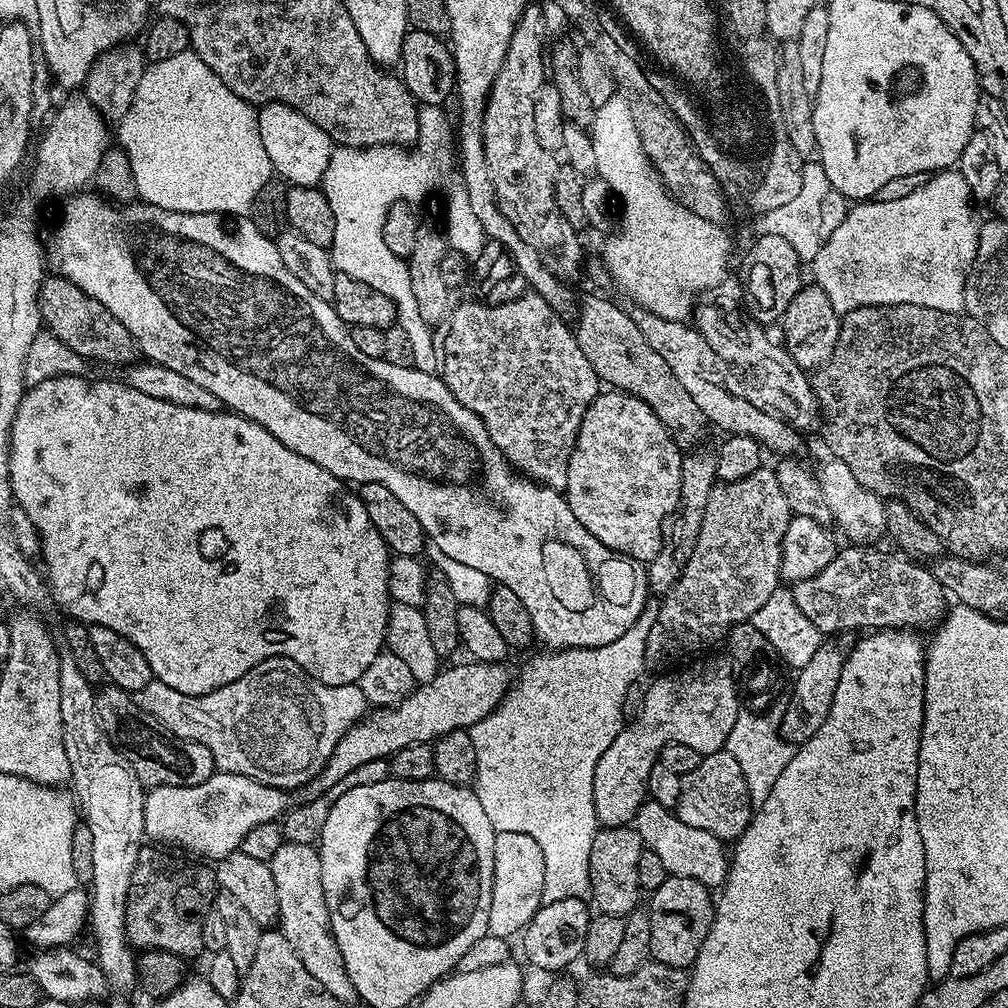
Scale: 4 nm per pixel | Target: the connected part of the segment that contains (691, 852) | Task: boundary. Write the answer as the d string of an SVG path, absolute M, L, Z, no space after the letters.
M651 798L636 811L634 827L642 838L645 849L658 854L662 866L666 866L669 876L678 878L694 878L694 882L702 882L710 890L716 890L728 879L729 853L724 853L725 841L719 840L710 830L698 830L694 826L686 826L676 816L675 811L663 808Z

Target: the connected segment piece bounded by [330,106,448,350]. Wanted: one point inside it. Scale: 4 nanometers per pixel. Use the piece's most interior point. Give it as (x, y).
(365, 181)

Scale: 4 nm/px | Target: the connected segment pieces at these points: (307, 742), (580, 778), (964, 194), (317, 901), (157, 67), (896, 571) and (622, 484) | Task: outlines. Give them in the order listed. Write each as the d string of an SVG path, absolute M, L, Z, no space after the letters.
M285 656L263 660L258 666L242 674L242 678L210 694L178 694L178 690L166 686L166 682L154 678L149 684L142 686L142 690L131 693L131 697L147 716L156 720L168 732L183 740L193 740L206 746L219 771L242 774L266 786L285 790L299 790L311 784L326 766L330 754L334 754L334 746L338 746L338 742L356 721L364 719L370 708L359 683L326 686Z
M645 614L637 618L634 626L622 634L622 638L614 638L606 646L597 648L561 648L559 650L545 651L545 656L536 656L524 668L520 677L515 677L514 683L509 687L508 695L501 700L500 705L493 712L486 714L486 718L479 720L473 728L467 729L467 734L474 746L476 759L476 778L474 791L478 802L482 802L482 810L486 810L486 818L490 818L490 826L497 832L513 832L526 834L538 842L538 850L542 850L542 862L546 866L546 878L542 878L542 904L562 902L566 898L584 900L590 893L590 846L594 846L594 838L598 831L598 821L594 810L594 766L598 766L598 758L606 754L610 742L618 738L620 729L626 723L624 716L624 699L632 688L632 683L646 672L644 659L646 658L646 638L654 626L655 615Z
M941 170L931 177L918 190L914 190L912 194L906 198L895 199L894 202L868 200L853 205L845 216L844 221L838 225L836 230L830 232L825 240L821 243L819 252L810 263L810 269L814 276L813 281L819 285L820 289L830 298L831 305L834 306L836 312L841 314L850 310L871 307L884 307L886 305L902 305L913 304L914 306L930 306L934 310L942 310L943 312L964 312L964 281L966 273L972 269L972 263L976 257L978 250L978 238L980 237L980 224L976 220L976 212L974 209L974 201L972 195L968 193L966 186L966 178L962 178L959 170Z
M285 842L278 846L278 854L270 861L272 873L274 874L274 886L278 889L278 910L280 918L278 921L278 930L294 946L294 954L306 966L306 971L315 978L320 985L334 994L346 1006L351 1005L351 1000L357 999L354 990L354 982L350 982L350 974L346 974L346 962L342 962L342 950L338 950L338 942L332 933L330 926L330 914L326 906L326 894L322 890L322 862L320 861L319 851L311 844L290 844Z
M191 50L149 63L138 82L130 110L118 121L118 144L130 158L135 195L143 203L162 206L162 210L219 212L233 218L248 214L258 190L274 176L270 158L266 158L266 146L262 146L258 134L256 113L253 105L238 98Z
M872 546L841 547L835 558L814 578L795 581L791 585L794 602L810 622L823 634L829 632L850 632L854 628L864 630L921 630L931 624L939 625L946 616L943 586L934 578L931 567L917 562L903 554L891 556L888 552L875 552Z
M601 391L586 410L563 491L574 518L610 550L632 560L653 560L664 545L664 526L680 502L682 450L642 398Z

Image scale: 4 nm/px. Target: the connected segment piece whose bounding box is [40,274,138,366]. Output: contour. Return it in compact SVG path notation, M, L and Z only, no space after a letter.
M45 275L41 284L40 312L51 335L58 337L77 357L84 359L85 356L100 364L122 364L121 366L131 365L137 359L136 340L130 330L126 330L126 326L122 326L122 322L118 322L118 318L114 318L114 314L110 314L102 302L90 298L90 294L62 276Z

